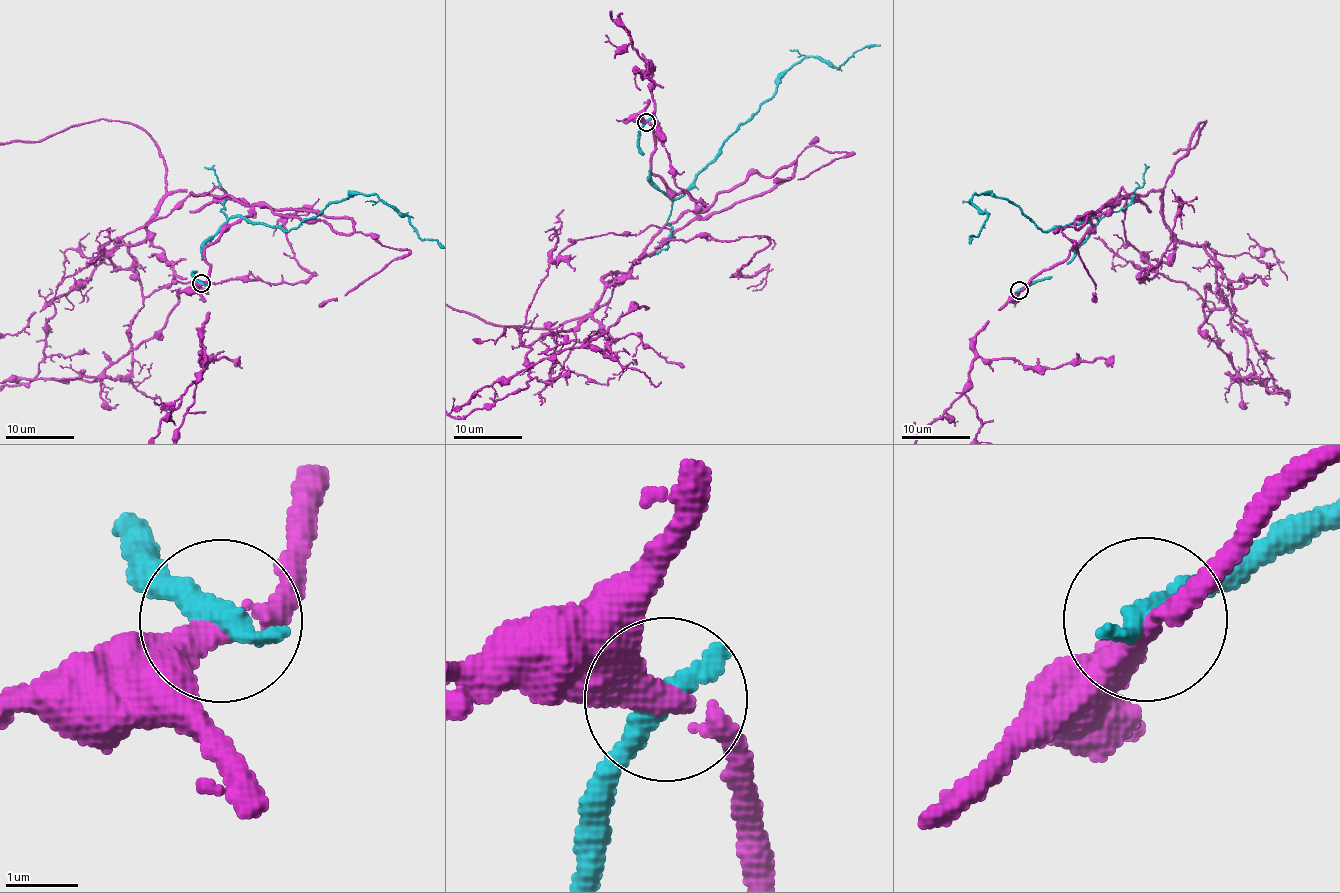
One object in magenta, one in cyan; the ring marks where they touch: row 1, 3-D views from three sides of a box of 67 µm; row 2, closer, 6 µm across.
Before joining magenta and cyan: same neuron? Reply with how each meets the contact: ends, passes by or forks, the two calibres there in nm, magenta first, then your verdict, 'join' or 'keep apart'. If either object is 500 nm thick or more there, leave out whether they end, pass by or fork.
magenta passes by; cyan ends there; 320 nm thick on the magenta side, 400 nm on the other; keep apart

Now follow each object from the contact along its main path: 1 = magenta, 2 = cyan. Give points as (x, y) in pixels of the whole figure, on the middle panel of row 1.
1: (645, 121), (651, 171), (694, 210), (619, 273), (603, 305), (554, 328), (482, 321)
2: (645, 121), (639, 146), (648, 176), (672, 199), (794, 64), (816, 57), (836, 68), (880, 44)

